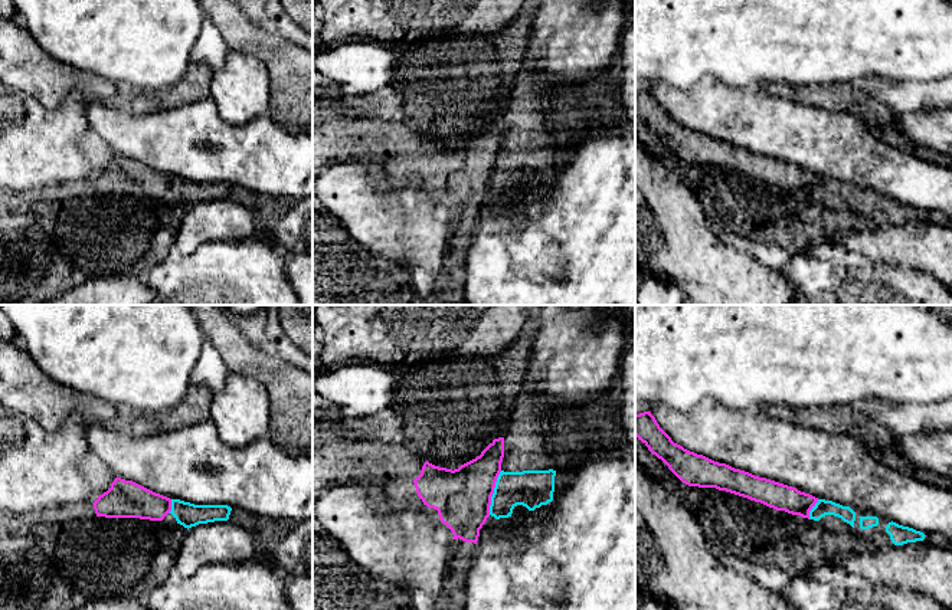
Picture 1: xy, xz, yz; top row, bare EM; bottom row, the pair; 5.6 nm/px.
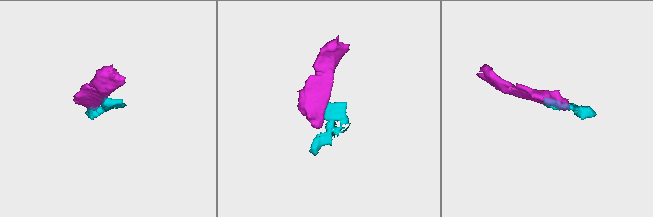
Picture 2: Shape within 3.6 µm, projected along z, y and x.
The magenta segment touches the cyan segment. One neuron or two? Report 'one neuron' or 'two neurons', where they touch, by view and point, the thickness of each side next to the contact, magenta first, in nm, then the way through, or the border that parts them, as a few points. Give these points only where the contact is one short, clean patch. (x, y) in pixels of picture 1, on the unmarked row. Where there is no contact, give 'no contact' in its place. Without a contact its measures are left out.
two neurons | xz (493, 170) | 320/200 nm | along xz (501, 148), (496, 160), (488, 192)

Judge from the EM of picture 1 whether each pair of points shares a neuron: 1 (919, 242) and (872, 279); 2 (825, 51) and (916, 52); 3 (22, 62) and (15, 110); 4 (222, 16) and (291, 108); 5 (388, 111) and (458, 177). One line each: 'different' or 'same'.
1: different
2: same
3: different
4: same
5: different

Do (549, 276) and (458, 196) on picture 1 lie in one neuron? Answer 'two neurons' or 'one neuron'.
two neurons

